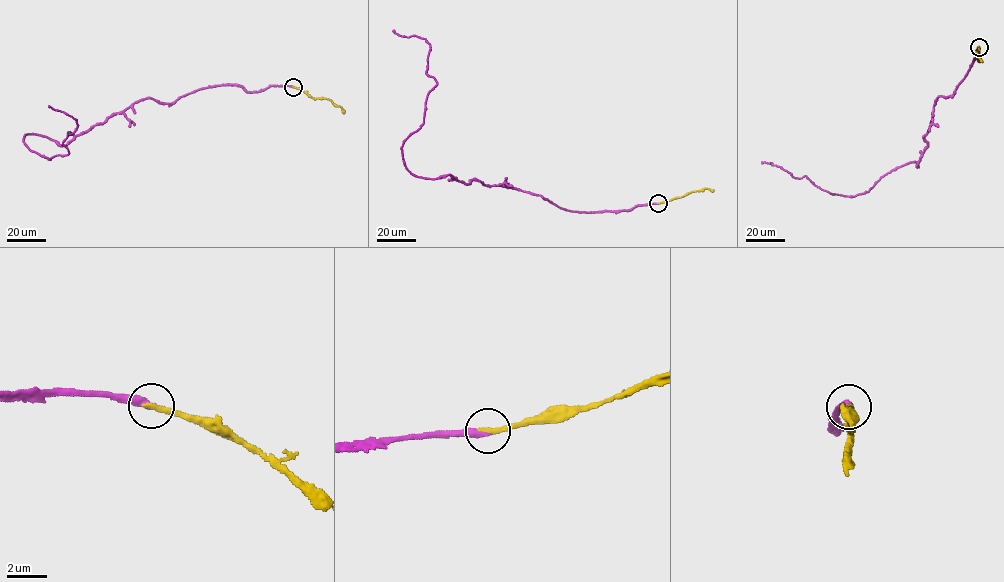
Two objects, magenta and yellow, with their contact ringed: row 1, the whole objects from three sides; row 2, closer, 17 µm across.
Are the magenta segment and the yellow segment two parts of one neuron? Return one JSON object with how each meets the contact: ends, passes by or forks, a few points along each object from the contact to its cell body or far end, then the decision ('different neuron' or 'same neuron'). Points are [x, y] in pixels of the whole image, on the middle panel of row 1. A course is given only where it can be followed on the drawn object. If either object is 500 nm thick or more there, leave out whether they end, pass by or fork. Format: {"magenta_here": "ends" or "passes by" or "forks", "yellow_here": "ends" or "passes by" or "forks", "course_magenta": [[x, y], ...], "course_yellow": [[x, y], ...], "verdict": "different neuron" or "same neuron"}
{"magenta_here": "ends", "yellow_here": "ends", "course_magenta": [[658, 203], [578, 211], [479, 180], [413, 175], [401, 149], [437, 82], [426, 73], [430, 44], [393, 30]], "course_yellow": [[658, 203], [704, 188], [713, 191]], "verdict": "same neuron"}

